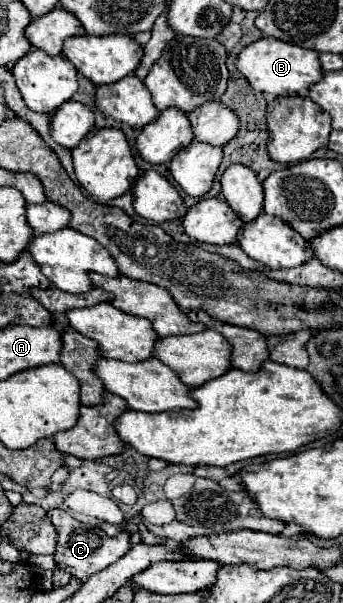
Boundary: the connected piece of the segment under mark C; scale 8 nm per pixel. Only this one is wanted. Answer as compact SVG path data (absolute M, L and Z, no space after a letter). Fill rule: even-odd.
M52 509L50 511L50 521L54 523L56 533L58 533L58 549L54 553L54 561L56 561L58 569L70 573L80 583L86 583L88 577L92 577L94 573L100 573L108 565L112 565L116 559L126 555L126 551L132 547L130 545L130 535L126 531L122 531L118 537L108 537L102 529L86 527L84 523L76 521L74 517L70 517L62 509Z

